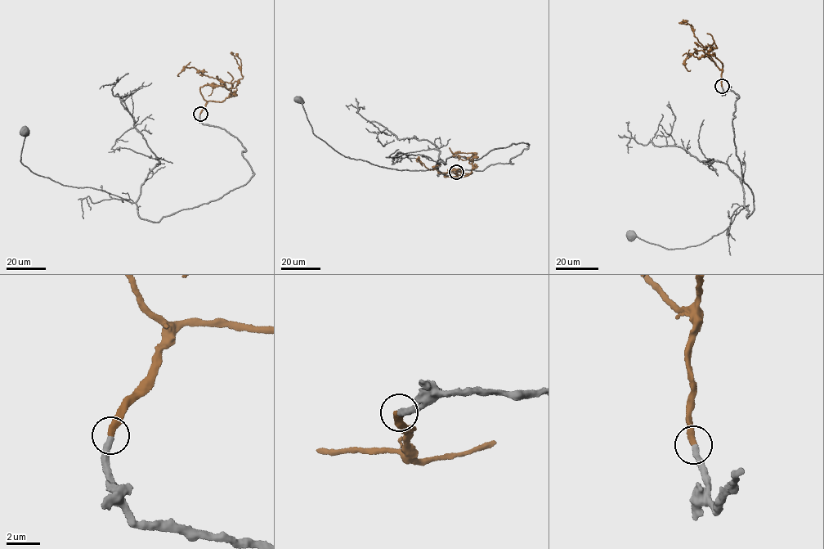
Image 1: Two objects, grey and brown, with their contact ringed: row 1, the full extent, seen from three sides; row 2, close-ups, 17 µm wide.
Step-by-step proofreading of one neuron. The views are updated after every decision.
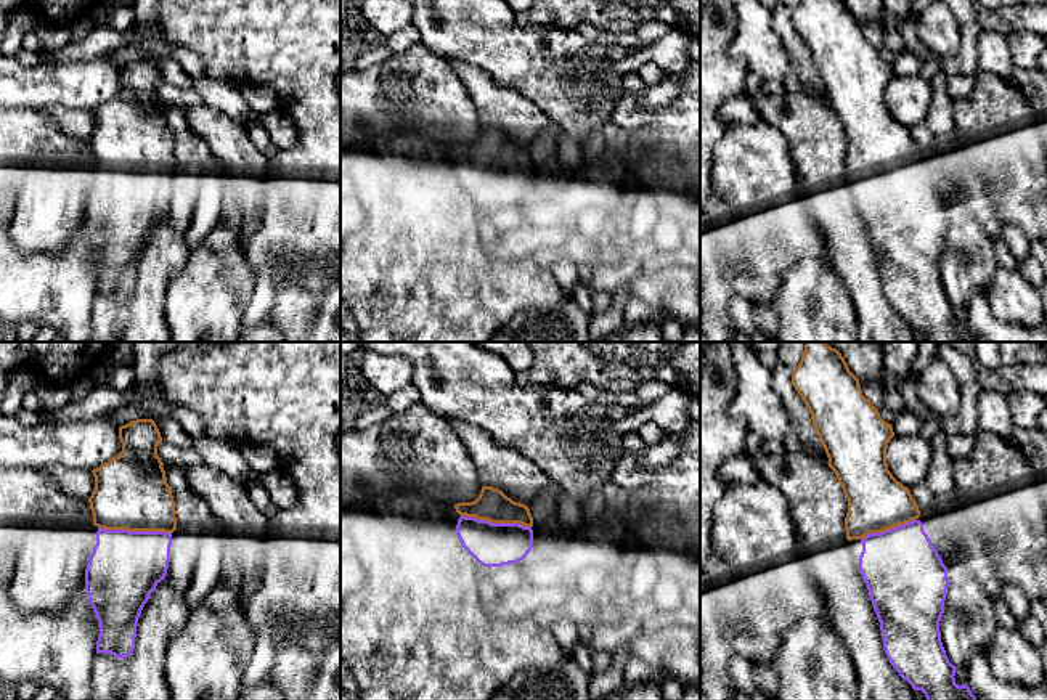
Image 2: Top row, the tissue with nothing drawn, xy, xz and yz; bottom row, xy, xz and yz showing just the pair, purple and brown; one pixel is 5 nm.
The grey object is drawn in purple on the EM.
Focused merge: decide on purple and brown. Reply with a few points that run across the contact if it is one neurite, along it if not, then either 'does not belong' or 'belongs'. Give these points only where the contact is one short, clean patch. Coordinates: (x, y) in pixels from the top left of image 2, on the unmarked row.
line xy (124, 209), (132, 195), (135, 172), (130, 132); belongs

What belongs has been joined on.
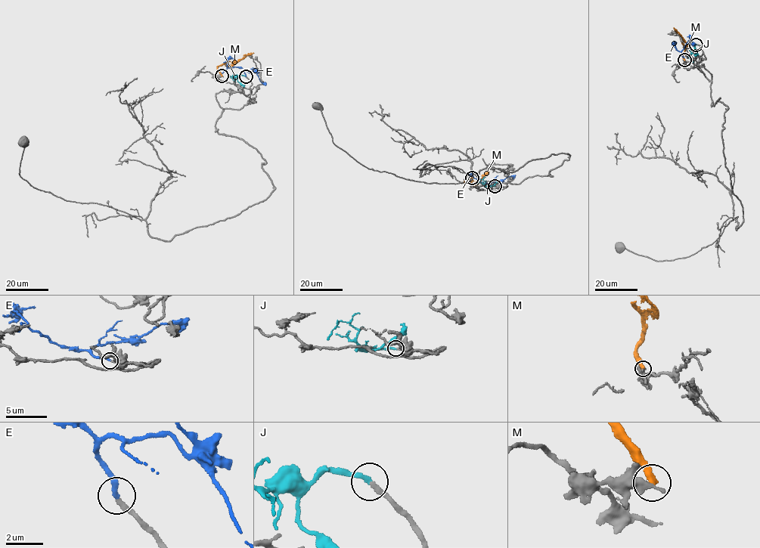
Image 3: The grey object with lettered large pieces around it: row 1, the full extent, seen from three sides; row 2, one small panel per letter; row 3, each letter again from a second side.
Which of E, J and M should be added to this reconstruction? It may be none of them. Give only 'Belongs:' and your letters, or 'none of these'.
Belongs: E

